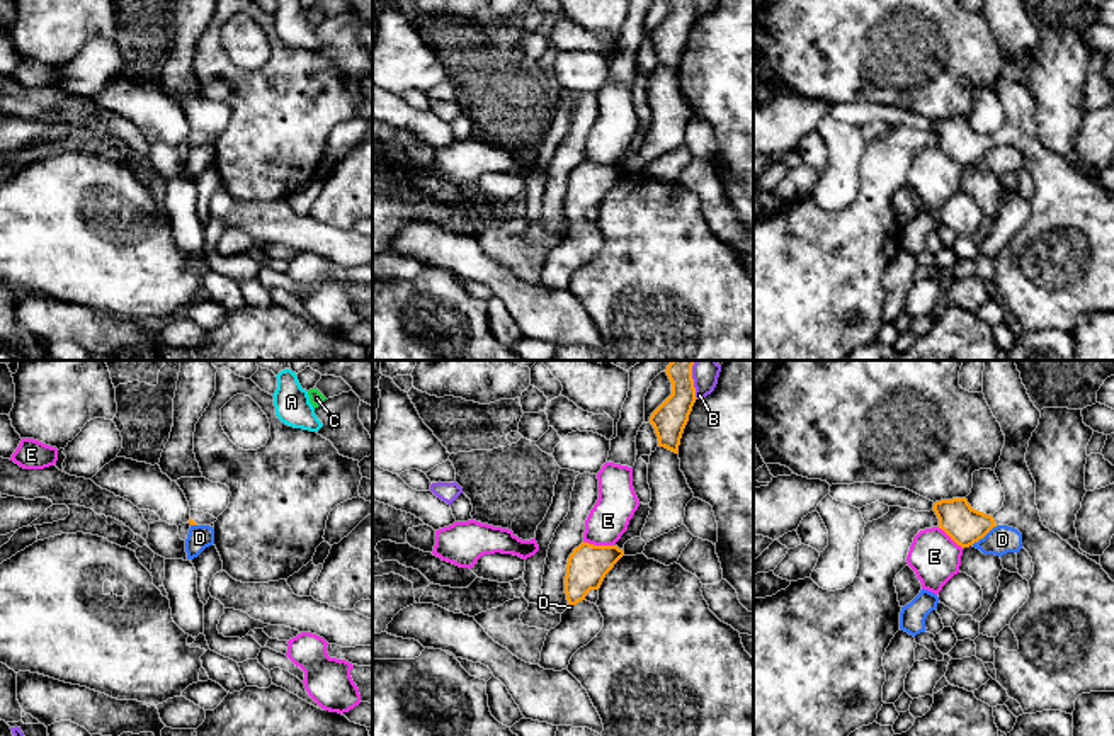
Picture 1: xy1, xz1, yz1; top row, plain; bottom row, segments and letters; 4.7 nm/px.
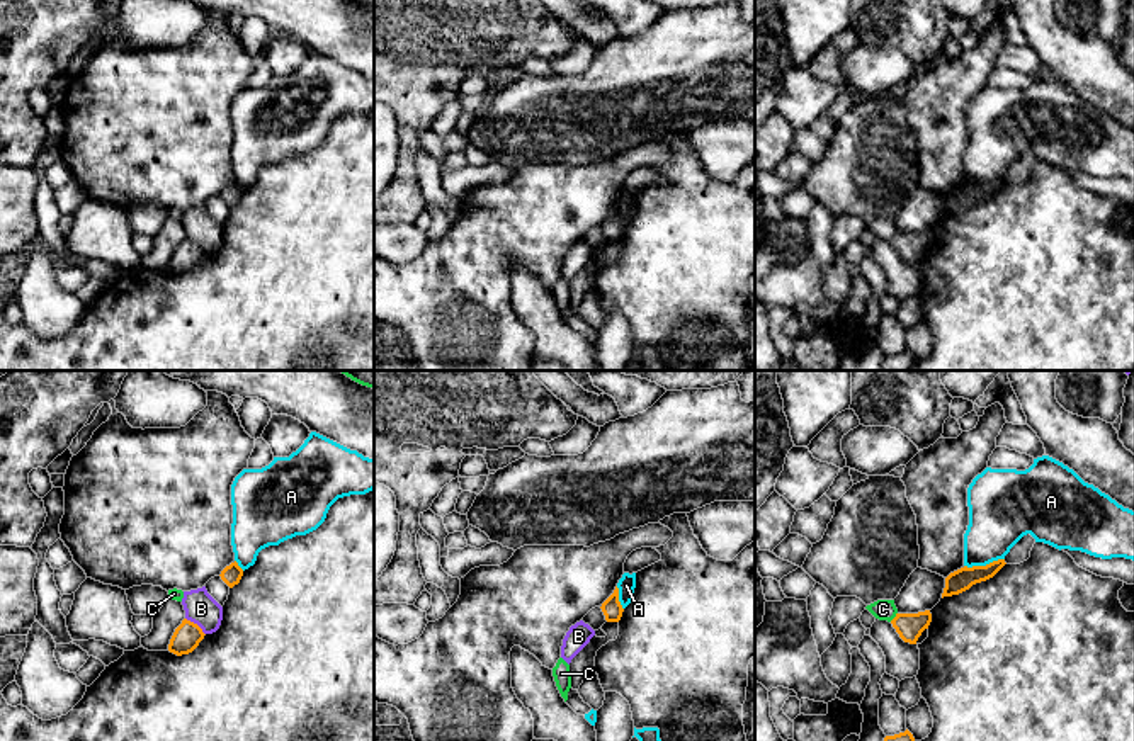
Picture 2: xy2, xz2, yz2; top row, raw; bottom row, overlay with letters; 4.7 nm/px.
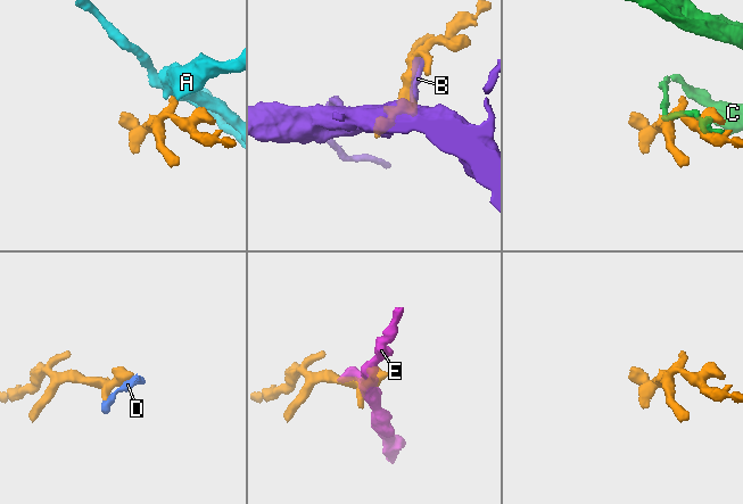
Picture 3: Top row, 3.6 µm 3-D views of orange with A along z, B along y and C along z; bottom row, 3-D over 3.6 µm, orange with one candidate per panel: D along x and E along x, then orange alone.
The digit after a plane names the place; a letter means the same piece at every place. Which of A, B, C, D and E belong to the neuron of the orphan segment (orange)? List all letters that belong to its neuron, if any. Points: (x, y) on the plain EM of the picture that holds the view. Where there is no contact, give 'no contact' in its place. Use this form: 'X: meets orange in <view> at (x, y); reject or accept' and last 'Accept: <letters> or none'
A: meets orange in yz2 at (983, 186); reject
B: meets orange in xy2 at (196, 243); reject
C: meets orange in yz2 at (895, 237); reject
D: meets orange in yz1 at (983, 155); reject
E: meets orange in xz1 at (599, 165); reject
Accept: none

